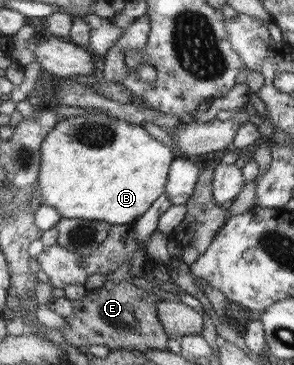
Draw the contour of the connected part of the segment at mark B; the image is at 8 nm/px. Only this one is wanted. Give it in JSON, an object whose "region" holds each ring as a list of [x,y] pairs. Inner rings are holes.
{"region":[[[84,113],[57,123],[45,137],[40,154],[37,183],[43,203],[55,207],[61,217],[105,221],[110,225],[132,224],[144,215],[164,193],[166,175],[169,175],[170,163],[174,161],[174,153],[152,137],[144,126],[98,113]]]}

